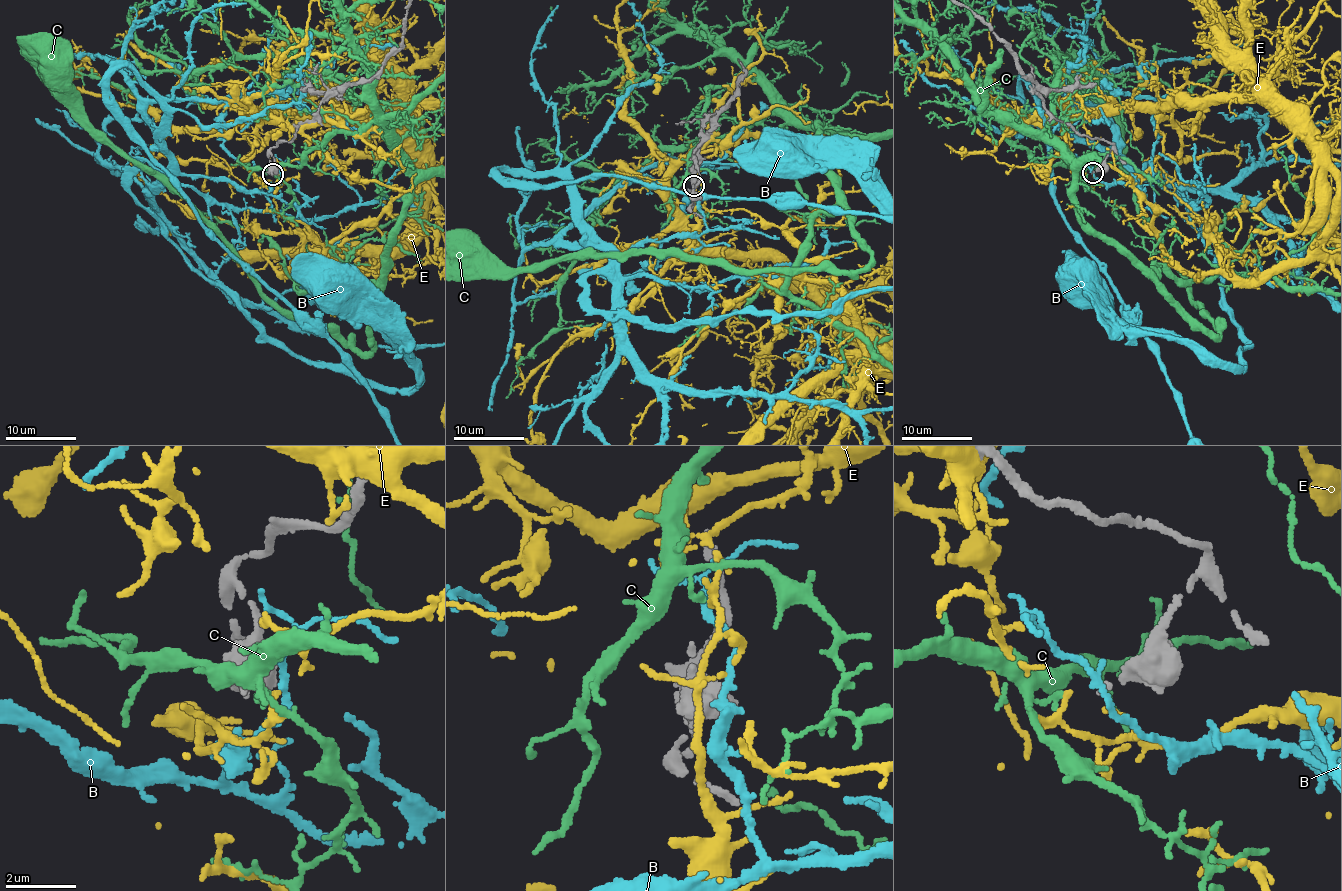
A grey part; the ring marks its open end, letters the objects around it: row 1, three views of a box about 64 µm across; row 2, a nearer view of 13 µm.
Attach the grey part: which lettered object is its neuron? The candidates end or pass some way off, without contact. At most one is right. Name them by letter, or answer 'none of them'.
B

